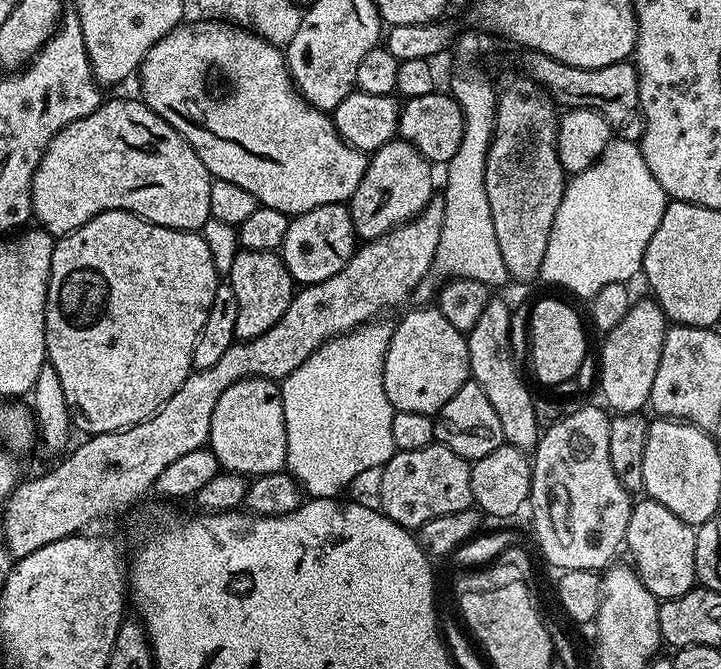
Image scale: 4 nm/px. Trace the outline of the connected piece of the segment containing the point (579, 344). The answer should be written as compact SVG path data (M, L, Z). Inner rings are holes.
M564 300L538 301L532 308L532 321L528 324L528 336L532 339L532 372L540 384L558 386L562 382L574 378L574 374L578 374L582 362L590 355L588 336L584 333L584 324L580 321L579 314Z

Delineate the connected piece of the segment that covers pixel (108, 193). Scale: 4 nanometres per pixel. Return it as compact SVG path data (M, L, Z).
M105 99L98 106L98 110L94 110L94 114L86 114L86 118L78 118L74 122L70 122L70 126L63 128L42 154L42 162L38 162L38 170L34 170L34 178L32 179L32 214L35 223L52 237L66 236L69 232L81 228L86 222L90 222L99 212L109 212L110 210L132 212L158 226L178 228L181 232L194 232L203 229L204 223L210 219L210 186L214 178L206 170L202 158L198 158L198 154L194 154L194 150L185 142L182 134L178 134L178 130L174 130L174 126L170 126L162 118L158 118L158 114L154 114L154 110L150 110L144 105L143 99L135 99Z

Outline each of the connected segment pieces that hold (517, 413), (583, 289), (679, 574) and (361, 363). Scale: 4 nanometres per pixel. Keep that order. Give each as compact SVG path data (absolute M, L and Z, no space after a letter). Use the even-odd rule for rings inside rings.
M489 299L486 310L466 334L468 342L468 371L471 379L482 386L486 398L490 398L494 411L502 422L505 441L516 448L535 449L542 431L536 417L536 400L524 385L516 360L512 357L512 312L504 300Z
M613 138L592 165L575 173L565 183L562 206L558 206L550 242L546 246L544 263L549 282L576 296L591 298L602 290L602 286L631 281L631 276L639 277L646 246L650 246L650 238L654 238L654 230L658 230L658 222L662 222L662 214L669 202L670 198L662 186L658 186L658 178L650 174L650 166L646 166L646 158L642 158L639 143Z
M640 498L633 503L630 522L626 526L624 544L630 557L630 563L642 578L646 590L663 602L673 600L697 587L698 581L694 570L694 538L696 528L682 522L678 514L666 510L658 502Z
M369 322L361 324L355 328L353 332L344 332L341 336L336 336L333 340L326 341L318 350L314 350L310 354L310 358L306 358L306 362L302 362L302 366L298 366L298 370L294 370L280 384L280 393L282 394L282 410L284 411L284 421L286 422L286 458L284 463L287 471L291 472L296 483L309 497L318 500L331 500L339 497L340 492L347 486L351 480L359 478L363 472L375 473L384 467L384 463L393 456L396 451L394 446L394 438L390 434L390 422L392 421L392 413L394 411L390 398L386 398L386 386L384 385L384 359L386 358L386 350L390 346L390 338L392 337L393 325L380 324L381 322Z

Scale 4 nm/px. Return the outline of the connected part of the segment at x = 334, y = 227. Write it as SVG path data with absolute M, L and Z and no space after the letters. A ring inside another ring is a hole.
M330 204L315 207L314 210L301 212L293 217L286 230L282 259L286 270L297 285L326 282L326 278L334 278L346 262L355 254L358 237L353 229L352 215L344 204Z

